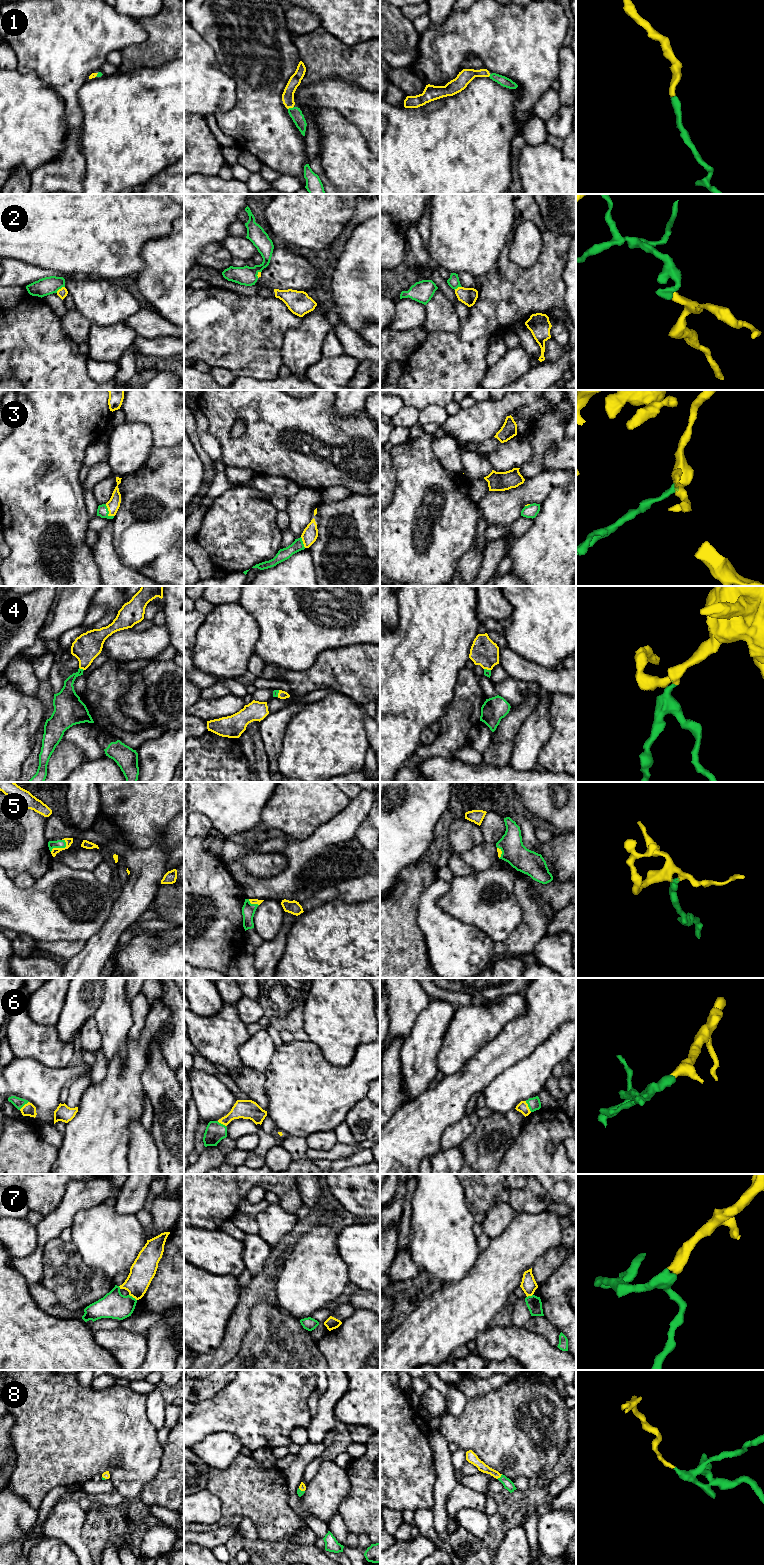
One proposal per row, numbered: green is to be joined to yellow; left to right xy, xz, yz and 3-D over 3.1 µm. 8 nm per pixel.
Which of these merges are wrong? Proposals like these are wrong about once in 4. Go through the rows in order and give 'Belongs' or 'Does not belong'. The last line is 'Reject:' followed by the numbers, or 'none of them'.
1: Belongs
2: Does not belong
3: Belongs
4: Belongs
5: Belongs
6: Belongs
7: Belongs
8: Belongs
Reject: 2

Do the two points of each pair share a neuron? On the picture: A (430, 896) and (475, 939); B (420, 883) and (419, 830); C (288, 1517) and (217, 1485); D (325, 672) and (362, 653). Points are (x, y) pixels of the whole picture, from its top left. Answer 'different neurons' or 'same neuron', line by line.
A: same neuron
B: different neurons
C: same neuron
D: same neuron

